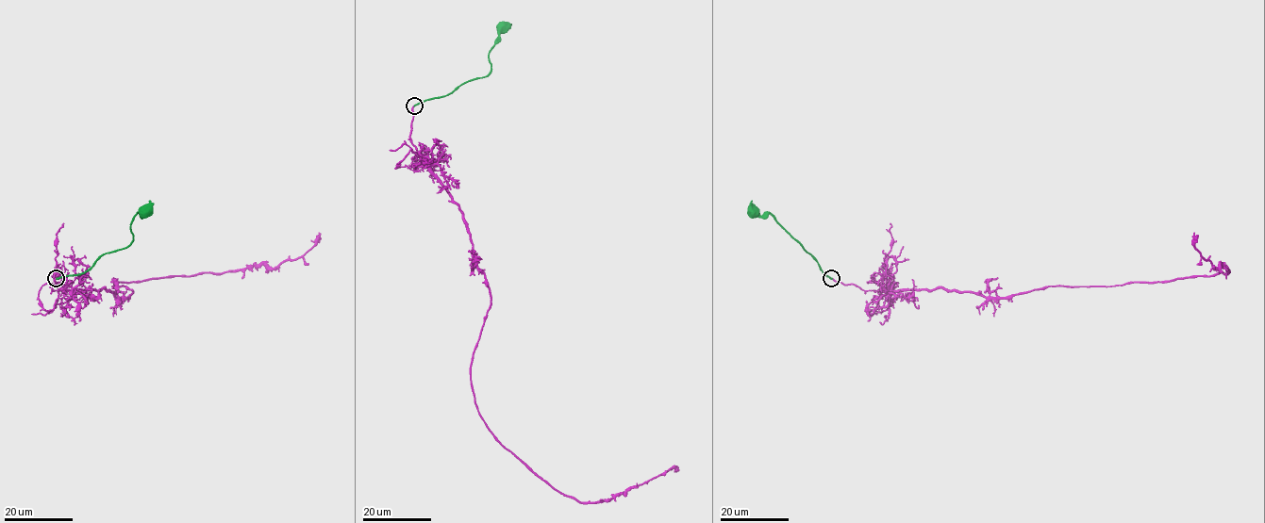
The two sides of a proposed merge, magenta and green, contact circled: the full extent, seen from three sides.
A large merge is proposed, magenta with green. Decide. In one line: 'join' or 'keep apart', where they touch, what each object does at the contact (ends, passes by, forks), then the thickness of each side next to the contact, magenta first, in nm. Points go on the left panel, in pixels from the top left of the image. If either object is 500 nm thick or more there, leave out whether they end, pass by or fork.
join | (56, 278) | magenta ends | green ends | 170/220 nm

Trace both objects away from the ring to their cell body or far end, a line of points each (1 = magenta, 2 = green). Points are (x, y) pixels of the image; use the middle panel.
1: (414, 106), (410, 142), (462, 213), (490, 290), (471, 367), (488, 429), (581, 502), (610, 499), (677, 468)
2: (414, 106), (442, 97), (460, 85), (485, 77), (491, 70), (489, 53), (504, 28)

